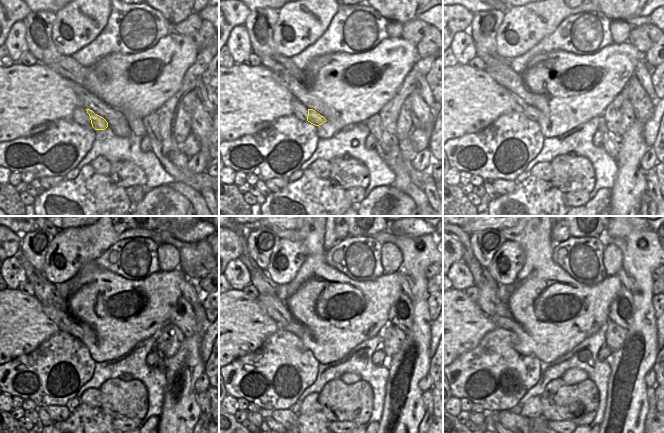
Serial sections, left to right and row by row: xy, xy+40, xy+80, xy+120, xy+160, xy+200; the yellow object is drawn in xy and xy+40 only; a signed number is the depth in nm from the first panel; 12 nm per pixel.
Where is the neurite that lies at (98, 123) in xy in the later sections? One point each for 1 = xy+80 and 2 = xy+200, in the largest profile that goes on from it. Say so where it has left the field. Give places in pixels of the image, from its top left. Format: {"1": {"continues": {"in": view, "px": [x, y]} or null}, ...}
{"1": {"continues": {"in": "xy+80", "px": [532, 113]}}, "2": {"continues": {"in": "xy+200", "px": [510, 324]}}}

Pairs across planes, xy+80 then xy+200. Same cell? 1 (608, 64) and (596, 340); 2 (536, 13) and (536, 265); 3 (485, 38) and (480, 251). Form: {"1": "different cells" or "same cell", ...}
{"1": "different cells", "2": "different cells", "3": "same cell"}

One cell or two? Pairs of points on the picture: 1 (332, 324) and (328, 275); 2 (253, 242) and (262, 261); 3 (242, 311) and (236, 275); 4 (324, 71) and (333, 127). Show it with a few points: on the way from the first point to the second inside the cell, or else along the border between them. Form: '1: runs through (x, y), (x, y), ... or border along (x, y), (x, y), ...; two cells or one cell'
1: runs through (314, 314), (314, 299), (325, 297), (334, 288); one cell
2: runs through (255, 247), (261, 256); one cell
3: border along (231, 287), (242, 290); two cells
4: runs through (336, 85), (343, 92), (343, 113); one cell

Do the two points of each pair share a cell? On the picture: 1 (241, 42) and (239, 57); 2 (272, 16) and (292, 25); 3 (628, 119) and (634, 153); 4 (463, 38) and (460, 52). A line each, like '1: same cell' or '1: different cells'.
1: same cell
2: different cells
3: different cells
4: same cell

